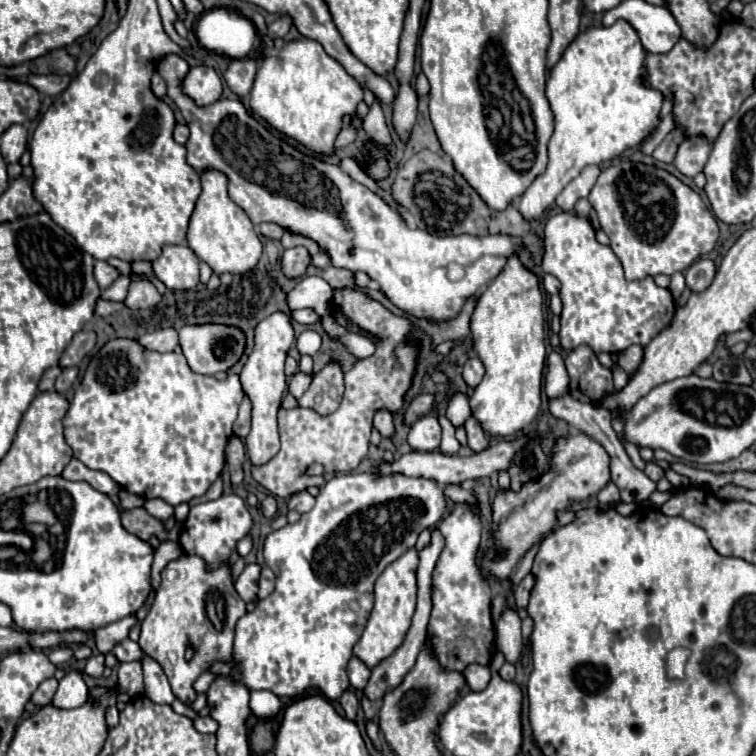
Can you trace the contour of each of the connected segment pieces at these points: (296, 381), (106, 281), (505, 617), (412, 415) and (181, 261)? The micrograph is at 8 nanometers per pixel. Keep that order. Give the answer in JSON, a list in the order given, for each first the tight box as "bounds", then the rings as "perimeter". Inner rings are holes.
[{"bounds":[288,372,312,398],"perimeter":[[[296,372],[296,374],[290,378],[290,384],[288,384],[290,394],[292,394],[294,398],[300,398],[300,396],[304,394],[304,390],[310,386],[310,382],[312,382],[312,374]]]},{"bounds":[94,260,120,290],"perimeter":[[[98,260],[98,262],[94,264],[94,278],[96,278],[100,290],[106,290],[118,276],[120,276],[118,270],[112,268],[110,264],[106,264],[106,262],[102,262],[102,260]]]},{"bounds":[496,608,524,664],"perimeter":[[[506,608],[496,622],[496,648],[506,656],[506,662],[514,664],[524,648],[524,640],[520,634],[520,616],[514,608]]]},{"bounds":[406,394,434,424],"perimeter":[[[420,394],[418,398],[412,400],[408,412],[406,412],[406,424],[416,422],[420,416],[430,414],[434,408],[434,396],[432,394]]]},{"bounds":[152,246,198,290],"perimeter":[[[164,246],[152,272],[168,290],[190,290],[198,284],[198,258],[186,246]]]}]

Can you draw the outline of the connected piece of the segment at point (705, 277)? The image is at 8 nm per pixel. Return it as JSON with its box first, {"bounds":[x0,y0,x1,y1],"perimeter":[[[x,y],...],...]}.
{"bounds":[684,258,716,292],"perimeter":[[[708,258],[696,260],[684,274],[686,288],[690,288],[692,292],[704,292],[712,284],[714,276],[716,276],[716,266],[712,260]]]}

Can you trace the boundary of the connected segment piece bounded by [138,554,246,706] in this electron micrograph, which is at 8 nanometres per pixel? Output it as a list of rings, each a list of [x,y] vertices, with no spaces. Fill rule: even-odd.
[[[184,554],[162,570],[162,584],[156,592],[150,612],[142,620],[138,644],[146,656],[154,658],[162,666],[174,696],[186,706],[192,706],[196,700],[196,678],[212,664],[228,664],[232,660],[234,628],[244,614],[246,604],[234,590],[230,566],[222,564],[214,572],[206,572],[202,558]],[[186,648],[194,650],[190,662],[184,656]]]

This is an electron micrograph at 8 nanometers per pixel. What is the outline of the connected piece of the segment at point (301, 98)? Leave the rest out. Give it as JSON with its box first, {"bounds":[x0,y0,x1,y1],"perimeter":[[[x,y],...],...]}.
{"bounds":[250,38,362,156],"perimeter":[[[300,38],[294,42],[288,42],[276,56],[270,56],[262,62],[256,74],[254,88],[250,92],[250,110],[264,118],[272,128],[282,132],[288,138],[294,138],[304,148],[322,154],[322,156],[334,156],[336,154],[336,136],[342,130],[344,116],[354,114],[358,102],[362,100],[362,88],[360,84],[334,60],[330,58],[324,48],[308,38]]]}

